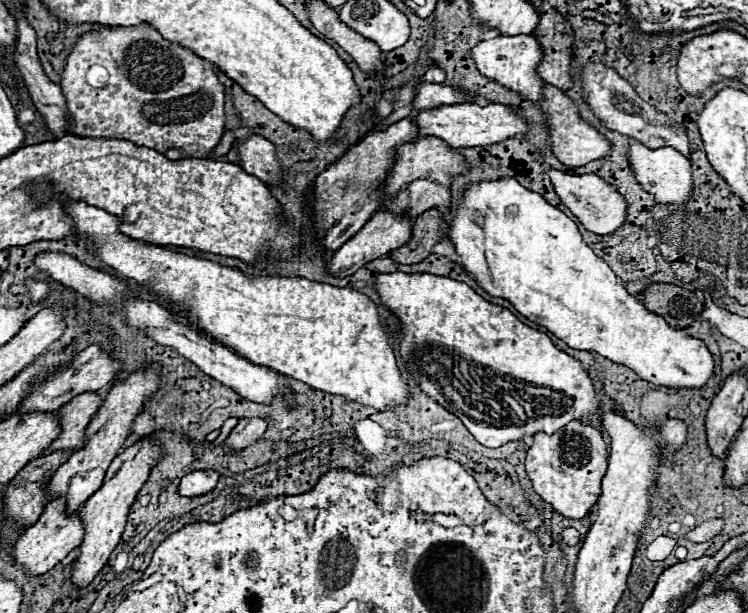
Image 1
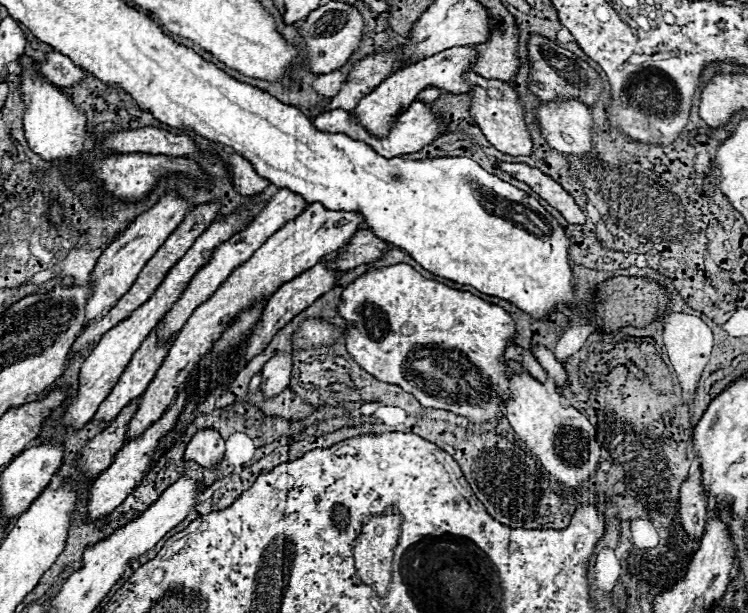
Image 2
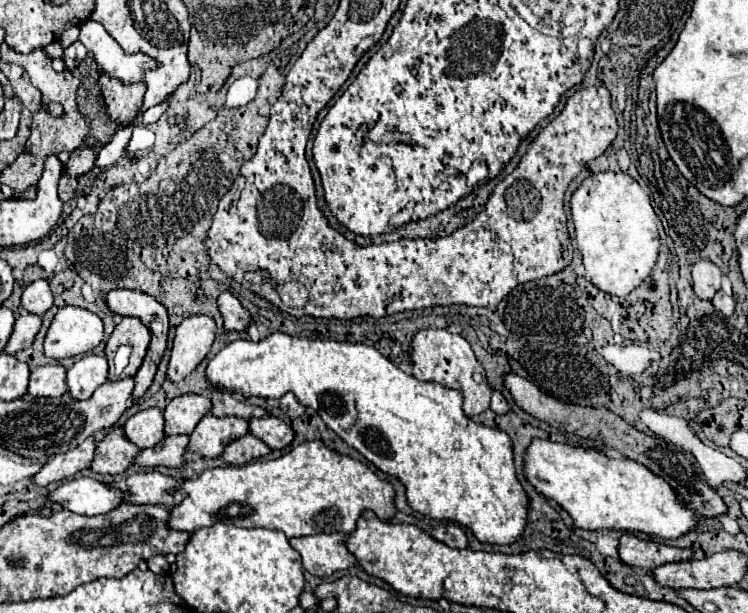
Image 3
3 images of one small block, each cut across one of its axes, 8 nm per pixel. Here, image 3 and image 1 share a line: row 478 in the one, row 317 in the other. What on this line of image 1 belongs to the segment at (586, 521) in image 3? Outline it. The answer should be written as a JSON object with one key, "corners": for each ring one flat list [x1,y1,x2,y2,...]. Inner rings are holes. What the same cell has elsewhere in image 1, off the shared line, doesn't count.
{"corners":[[502,178,502,180,494,180,494,182,480,182,480,184,474,184,466,190,464,198,460,200,460,208,458,208,458,214,456,218,450,222,450,226,446,228,446,236,452,240,454,248,456,248,456,254,460,258,460,266,472,274,476,278,476,282,488,290,492,296,502,296,506,300,510,300,514,304,514,308,524,314,526,318,530,318,532,322,540,324,540,326,546,326,552,334,556,334,560,340,564,340,570,348,576,348,576,350,588,350,588,352,596,352,604,358,608,358,610,362,616,362,616,364,622,364,630,370,634,370,640,378,652,382,652,384,658,384,658,386,668,386,668,388,686,388,686,390,698,390,702,388,712,376,714,376,714,358,708,350,708,346,698,340,698,338,692,338,690,334,686,334,684,330,680,328,672,328,662,316,656,316,654,312,648,312,648,308,642,304,640,298,632,296,624,286,622,286,622,280,616,278,616,274,612,272,612,268,604,262,604,258,596,256,592,252,592,248,586,246,586,242,582,240,582,234,578,232,576,224,564,214,560,212,558,208,550,206,538,192,532,192,532,190,526,190,524,186,520,186,516,180,512,178]]}

